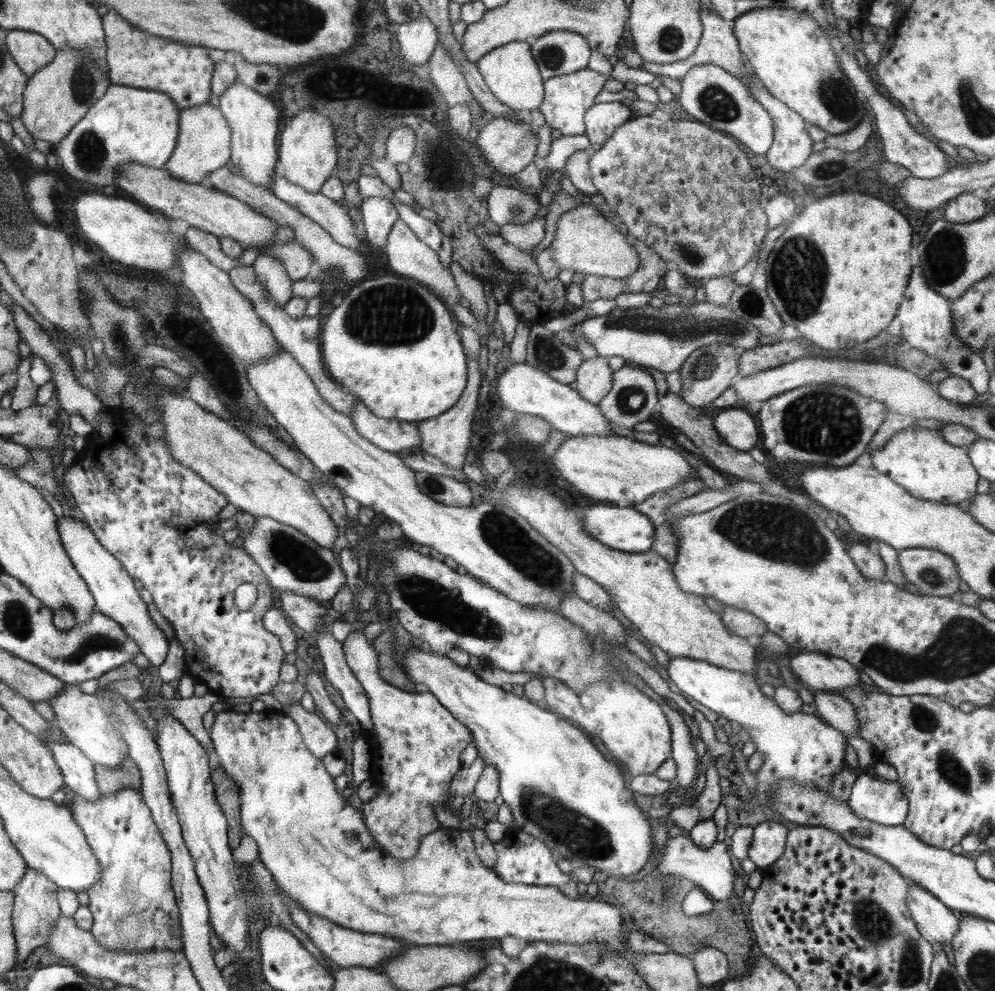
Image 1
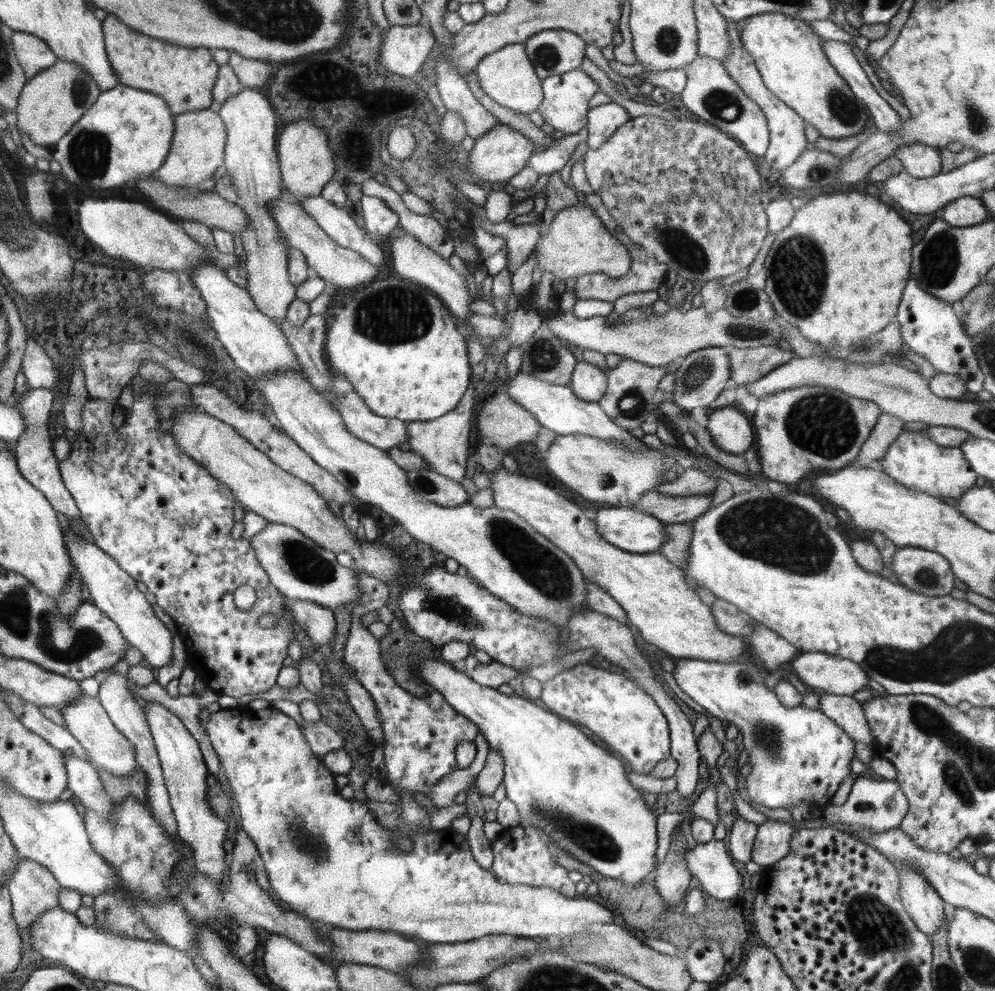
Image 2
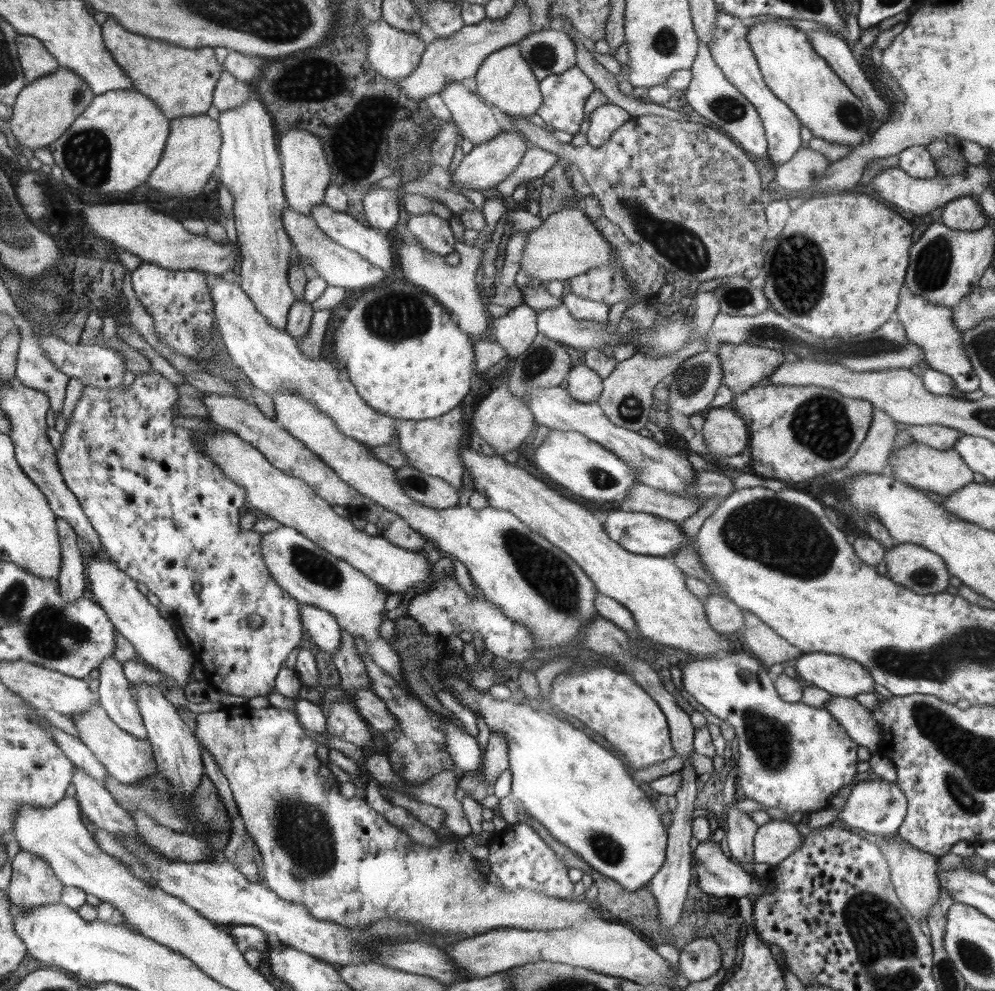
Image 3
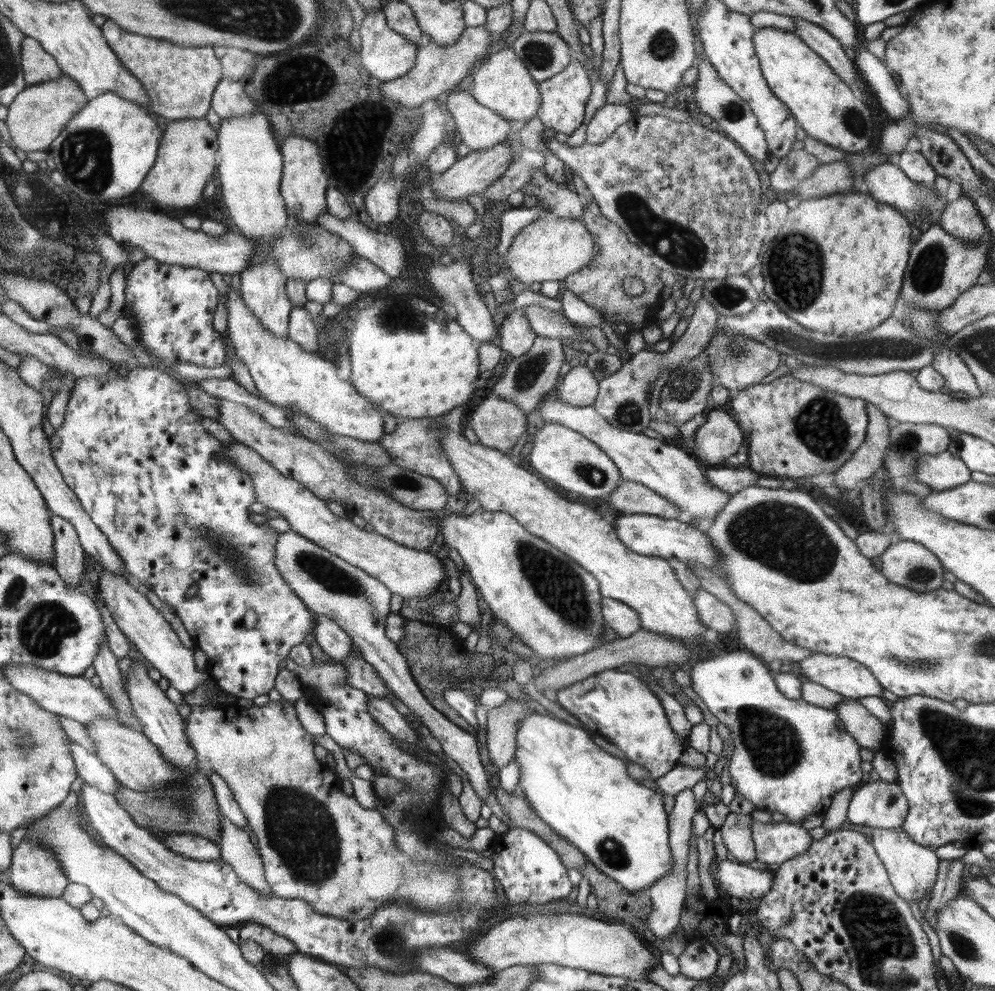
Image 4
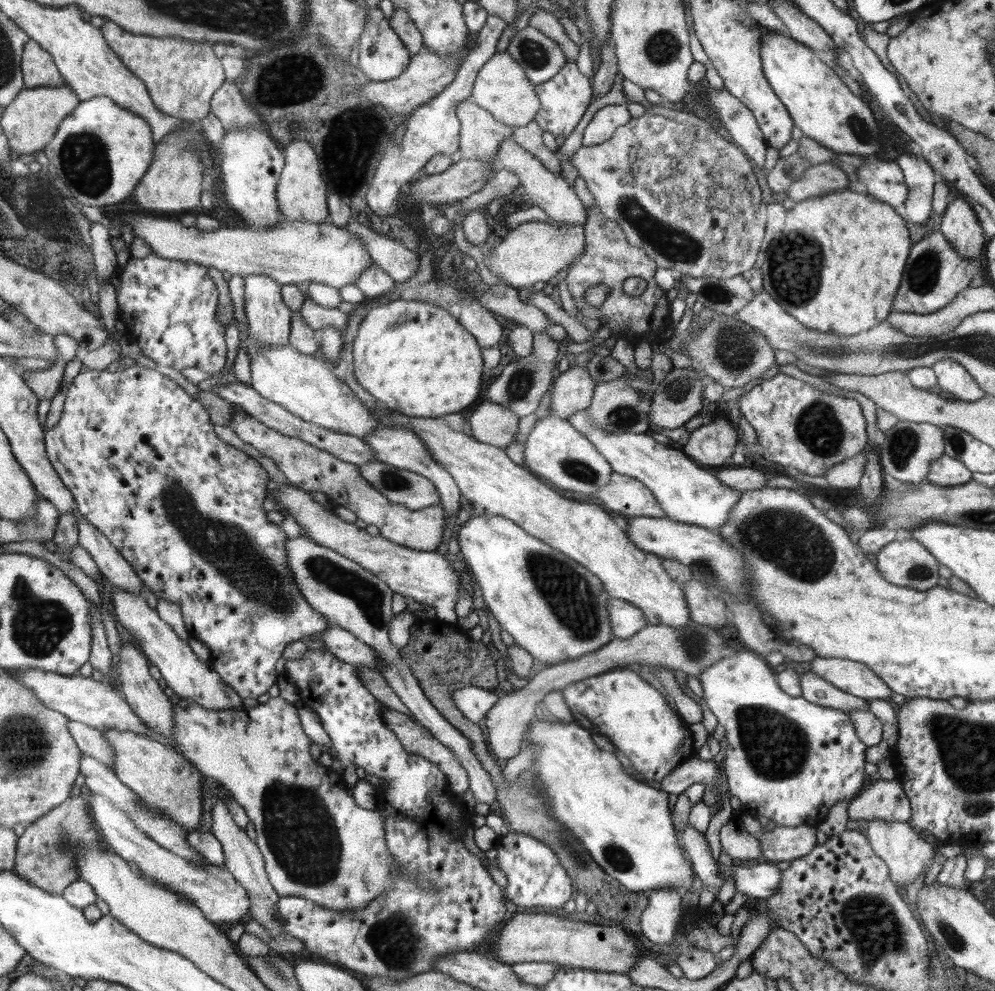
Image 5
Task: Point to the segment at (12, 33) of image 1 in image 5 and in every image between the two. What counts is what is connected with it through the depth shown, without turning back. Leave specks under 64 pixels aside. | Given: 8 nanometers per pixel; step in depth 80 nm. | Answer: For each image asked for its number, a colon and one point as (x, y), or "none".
2: (33, 54)
3: (36, 61)
4: (38, 66)
5: (38, 67)

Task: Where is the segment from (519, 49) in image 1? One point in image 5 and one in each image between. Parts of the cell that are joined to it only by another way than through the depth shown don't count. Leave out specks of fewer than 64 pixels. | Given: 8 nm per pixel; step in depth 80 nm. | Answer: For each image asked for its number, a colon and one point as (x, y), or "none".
2: (507, 76)
3: (504, 79)
4: (502, 83)
5: (501, 87)

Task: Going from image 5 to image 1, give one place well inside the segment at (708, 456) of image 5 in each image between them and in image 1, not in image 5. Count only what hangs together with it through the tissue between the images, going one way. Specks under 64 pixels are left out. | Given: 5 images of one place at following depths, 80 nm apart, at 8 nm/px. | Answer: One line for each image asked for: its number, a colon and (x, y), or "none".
1: (739, 428)
2: (729, 428)
3: (724, 433)
4: (720, 436)

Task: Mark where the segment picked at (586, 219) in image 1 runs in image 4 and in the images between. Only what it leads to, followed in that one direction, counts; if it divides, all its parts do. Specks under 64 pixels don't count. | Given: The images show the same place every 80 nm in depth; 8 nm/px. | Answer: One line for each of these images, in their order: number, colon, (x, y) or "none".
2: (576, 243)
3: (567, 243)
4: (551, 248)

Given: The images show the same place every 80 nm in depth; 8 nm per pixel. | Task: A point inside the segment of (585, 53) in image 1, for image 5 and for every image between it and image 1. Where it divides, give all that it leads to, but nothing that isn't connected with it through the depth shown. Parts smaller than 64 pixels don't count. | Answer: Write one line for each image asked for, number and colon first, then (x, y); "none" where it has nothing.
2: (552, 52)
3: (549, 52)
4: (545, 54)
5: (540, 57)

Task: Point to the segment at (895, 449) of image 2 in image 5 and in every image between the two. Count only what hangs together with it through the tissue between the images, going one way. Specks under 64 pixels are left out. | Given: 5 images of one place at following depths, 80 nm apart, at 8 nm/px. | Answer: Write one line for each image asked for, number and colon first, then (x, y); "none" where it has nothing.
3: (942, 471)
4: (943, 471)
5: (946, 471)

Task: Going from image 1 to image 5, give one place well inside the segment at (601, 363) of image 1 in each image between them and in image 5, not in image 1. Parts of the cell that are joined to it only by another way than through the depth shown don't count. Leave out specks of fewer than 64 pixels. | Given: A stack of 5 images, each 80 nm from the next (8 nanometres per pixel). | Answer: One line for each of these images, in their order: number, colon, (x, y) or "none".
2: (589, 383)
3: (583, 384)
4: (579, 388)
5: (572, 391)

